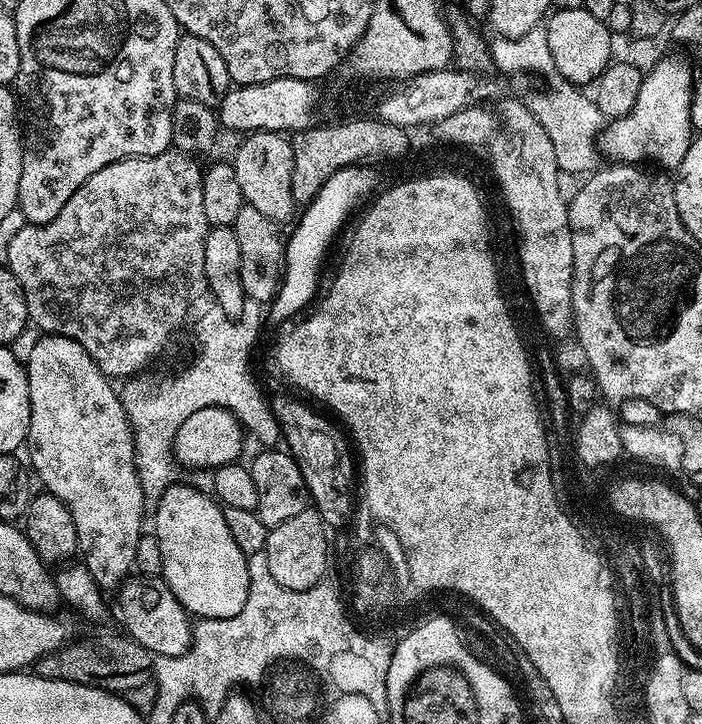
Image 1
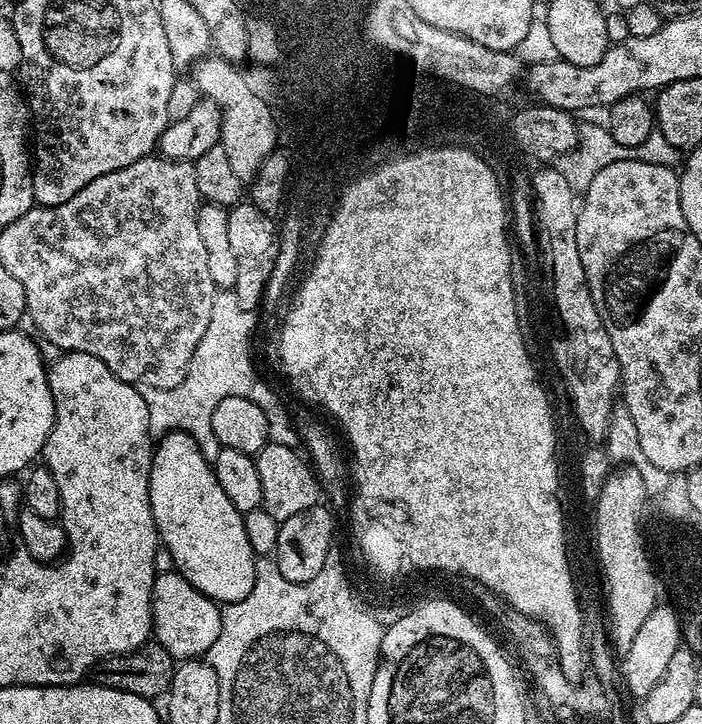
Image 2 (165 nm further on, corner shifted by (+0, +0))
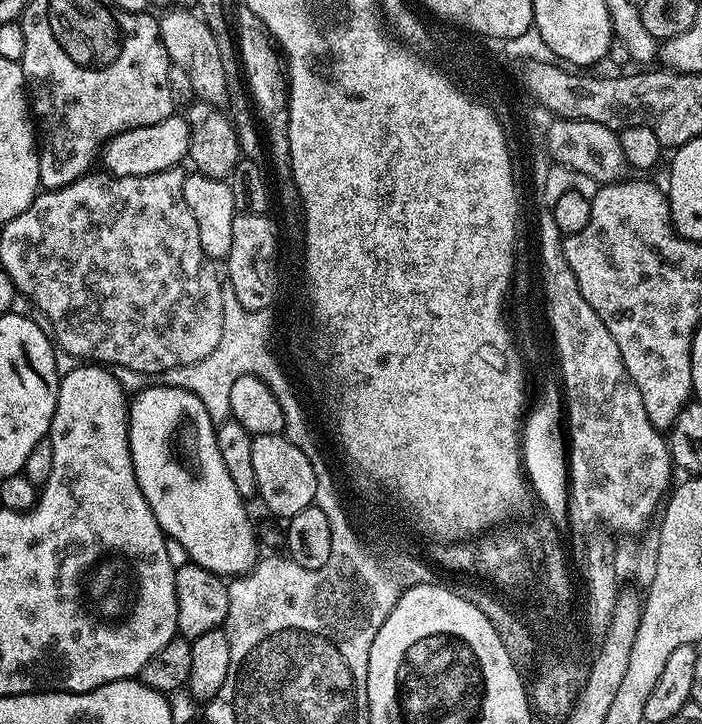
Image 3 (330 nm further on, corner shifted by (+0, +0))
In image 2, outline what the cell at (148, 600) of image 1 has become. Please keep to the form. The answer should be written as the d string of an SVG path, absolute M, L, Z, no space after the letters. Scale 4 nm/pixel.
M178 571L157 572L152 587L152 636L169 652L173 661L203 657L218 642L222 630L221 605L202 594Z

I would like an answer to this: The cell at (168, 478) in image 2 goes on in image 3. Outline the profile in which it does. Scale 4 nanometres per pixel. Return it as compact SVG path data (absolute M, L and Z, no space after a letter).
M153 383L151 386L145 388L143 392L135 393L131 397L128 410L128 441L130 442L130 454L132 455L134 474L138 478L138 486L142 490L142 494L146 498L150 510L154 514L154 518L158 518L158 526L164 531L165 536L175 538L184 547L191 563L210 570L216 576L221 578L235 578L237 576L243 576L245 572L251 572L258 559L258 553L256 553L256 548L258 549L258 532L254 527L254 520L252 524L251 518L248 517L248 508L244 505L247 504L245 497L240 496L238 490L234 490L234 481L230 479L230 473L226 471L226 466L222 463L222 454L218 454L216 424L214 423L214 418L206 410L206 406L202 406L200 399L190 390L175 388L169 384L158 386Z

